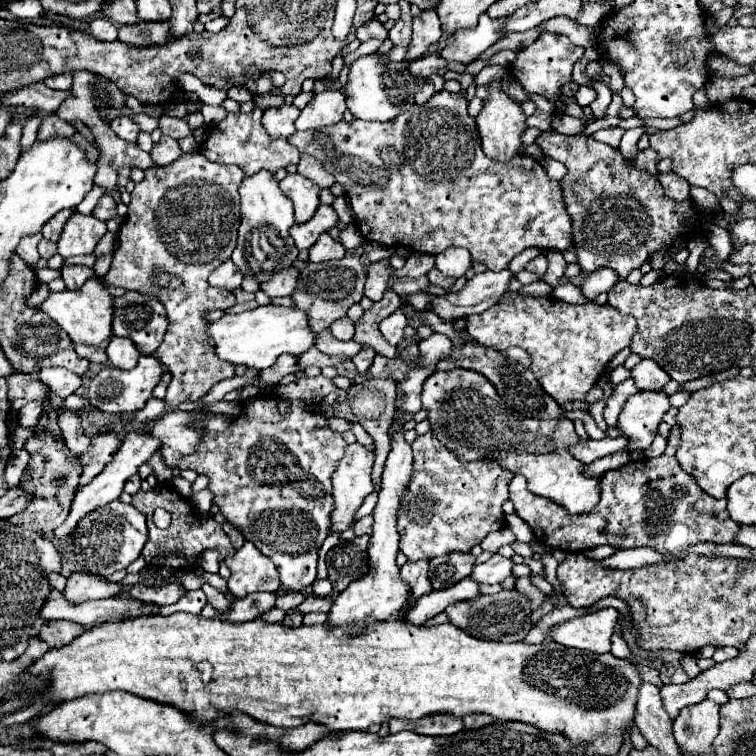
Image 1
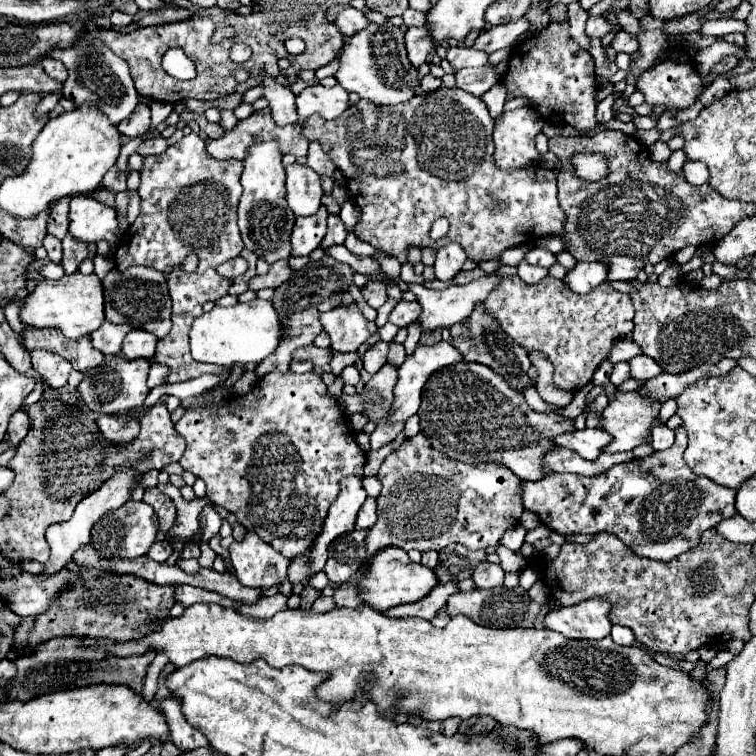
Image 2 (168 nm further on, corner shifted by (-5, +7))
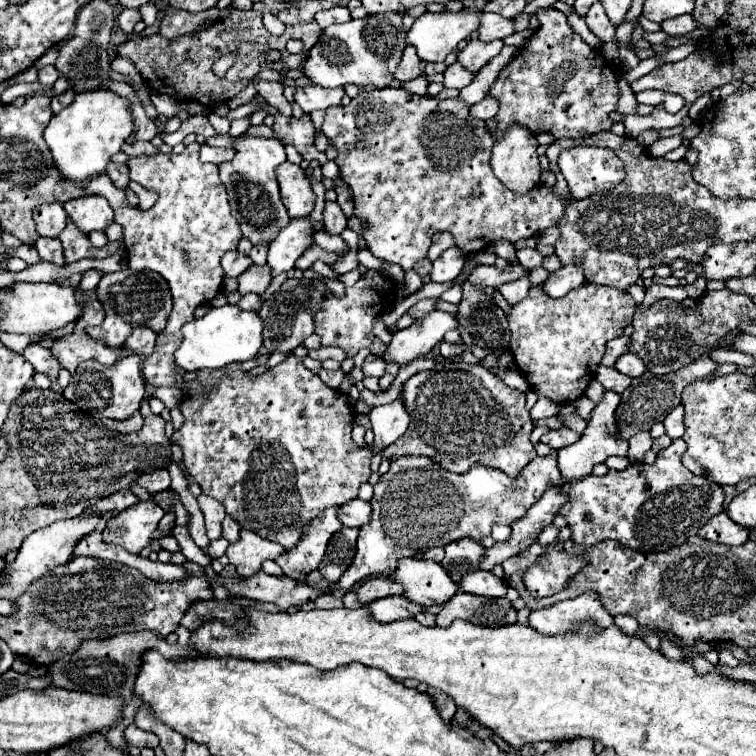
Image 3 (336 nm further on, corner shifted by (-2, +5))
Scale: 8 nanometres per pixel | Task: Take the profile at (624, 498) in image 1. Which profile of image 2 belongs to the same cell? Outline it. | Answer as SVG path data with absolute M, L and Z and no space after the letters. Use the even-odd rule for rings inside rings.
M683 427L675 429L675 443L667 451L657 451L645 459L633 459L629 463L619 463L603 475L581 477L571 473L551 473L545 479L531 483L521 483L523 507L533 511L539 521L561 535L577 533L611 533L619 537L633 553L657 561L671 561L681 553L699 545L703 531L717 527L723 519L733 517L735 511L735 489L721 487L707 477L693 473L683 461L683 451L687 447L687 433Z

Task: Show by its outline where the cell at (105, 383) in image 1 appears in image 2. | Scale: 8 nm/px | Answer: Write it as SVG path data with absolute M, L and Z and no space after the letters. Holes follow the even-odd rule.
M125 357L105 359L99 367L87 371L77 391L81 393L83 403L95 413L119 413L125 409L133 409L141 405L149 393L149 387L147 387L149 367L151 367L149 359L133 359L133 361Z

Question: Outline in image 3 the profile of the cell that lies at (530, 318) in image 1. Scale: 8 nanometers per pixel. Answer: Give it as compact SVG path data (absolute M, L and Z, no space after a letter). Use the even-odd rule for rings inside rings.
M584 283L562 299L542 295L542 285L532 287L508 315L512 333L510 349L516 367L534 391L558 405L572 403L584 395L584 389L594 379L606 341L622 335L624 327L632 323L634 311L636 303L628 293L606 285Z

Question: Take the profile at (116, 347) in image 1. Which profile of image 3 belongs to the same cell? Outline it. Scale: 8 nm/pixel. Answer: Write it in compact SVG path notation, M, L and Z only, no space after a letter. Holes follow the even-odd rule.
M136 327L132 335L126 339L124 347L140 357L148 357L154 351L154 341L156 341L156 333L150 327Z

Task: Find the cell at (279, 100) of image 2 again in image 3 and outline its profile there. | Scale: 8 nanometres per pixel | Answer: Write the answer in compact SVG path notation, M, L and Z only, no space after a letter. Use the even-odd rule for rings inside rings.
M256 81L256 91L258 91L258 95L260 97L264 97L266 99L266 103L268 105L272 105L272 107L276 107L282 115L286 115L286 117L290 117L292 115L292 105L284 99L284 95L282 95L282 83L278 83L278 81Z

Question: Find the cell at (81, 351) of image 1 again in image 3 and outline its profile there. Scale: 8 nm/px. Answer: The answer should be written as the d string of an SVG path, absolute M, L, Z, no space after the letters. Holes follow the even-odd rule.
M104 305L104 321L96 327L86 327L86 333L94 339L100 339L112 347L120 347L124 345L126 337L132 333L132 327L128 327L128 323L116 315L116 311L108 305Z

